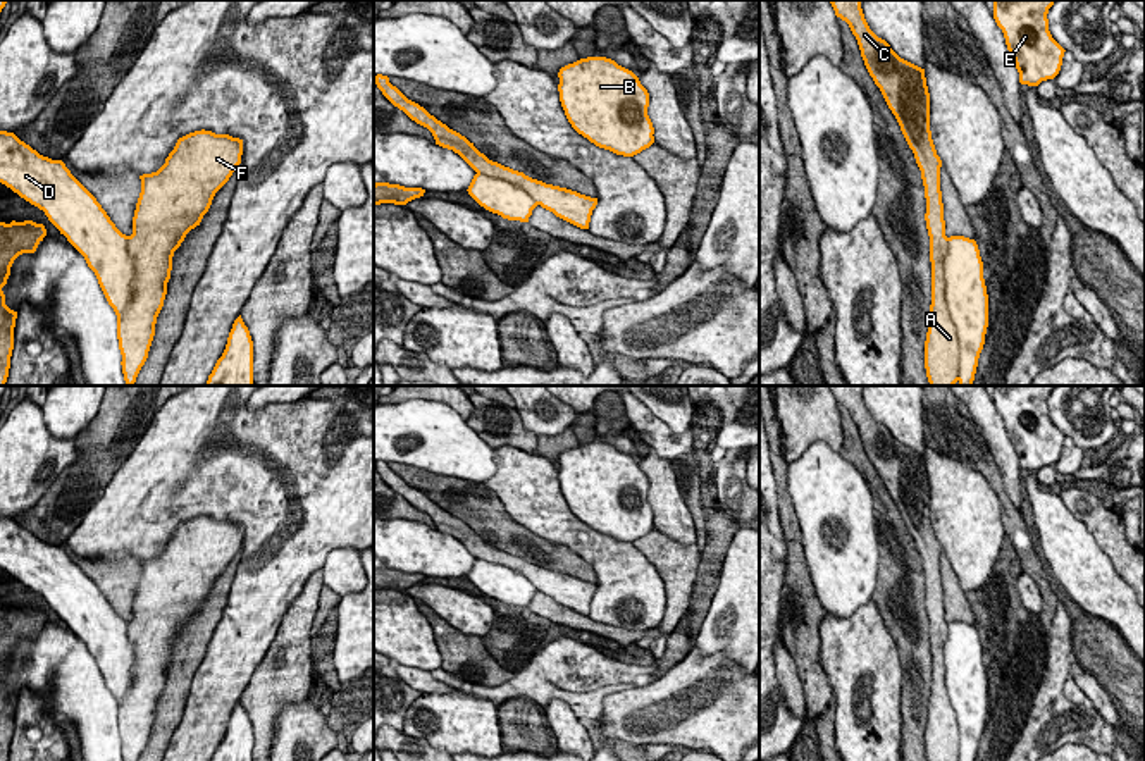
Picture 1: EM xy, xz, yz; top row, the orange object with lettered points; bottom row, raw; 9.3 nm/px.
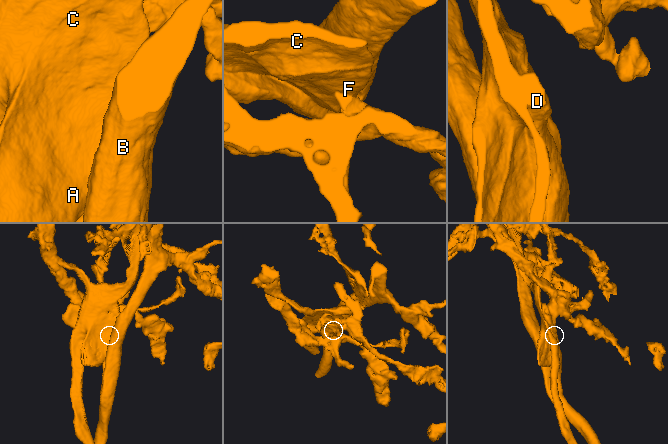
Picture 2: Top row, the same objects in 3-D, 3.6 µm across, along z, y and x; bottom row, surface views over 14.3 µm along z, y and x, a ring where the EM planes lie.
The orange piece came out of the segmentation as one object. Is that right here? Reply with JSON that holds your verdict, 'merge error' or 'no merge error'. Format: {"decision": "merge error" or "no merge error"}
{"decision": "merge error"}

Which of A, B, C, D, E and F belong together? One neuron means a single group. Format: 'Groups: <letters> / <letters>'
Groups: A C F / B D E

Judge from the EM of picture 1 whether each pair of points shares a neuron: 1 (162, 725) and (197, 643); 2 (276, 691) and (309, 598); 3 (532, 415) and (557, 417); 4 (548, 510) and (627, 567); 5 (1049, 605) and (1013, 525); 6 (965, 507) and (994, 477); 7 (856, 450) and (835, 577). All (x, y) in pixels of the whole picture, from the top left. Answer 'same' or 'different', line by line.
1: same
2: same
3: same
4: same
5: same
6: different
7: different

